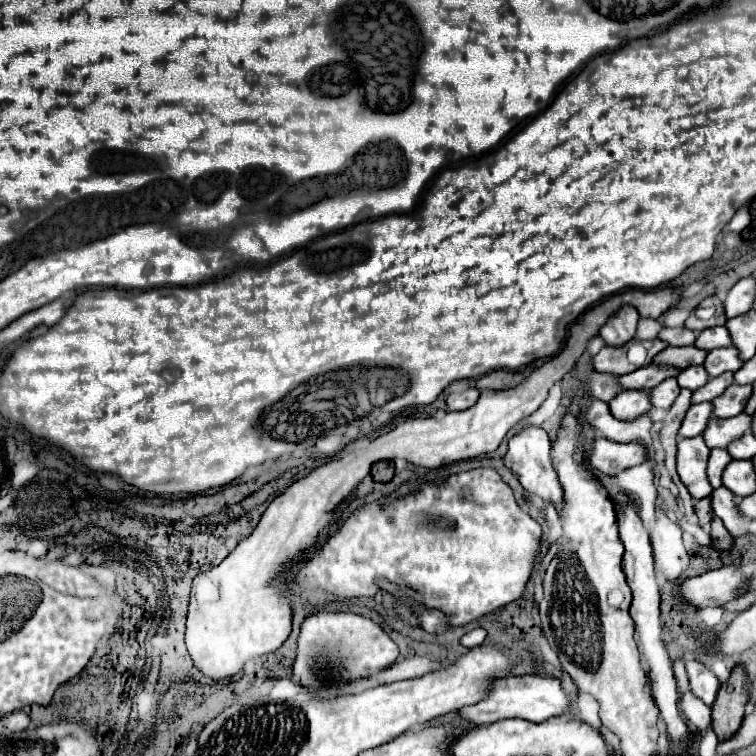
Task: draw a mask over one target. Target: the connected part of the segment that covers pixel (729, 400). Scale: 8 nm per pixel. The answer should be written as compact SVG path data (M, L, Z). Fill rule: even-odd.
M731 384L721 396L717 396L713 404L713 416L717 418L733 418L743 412L745 402L751 396L751 386L739 386Z

